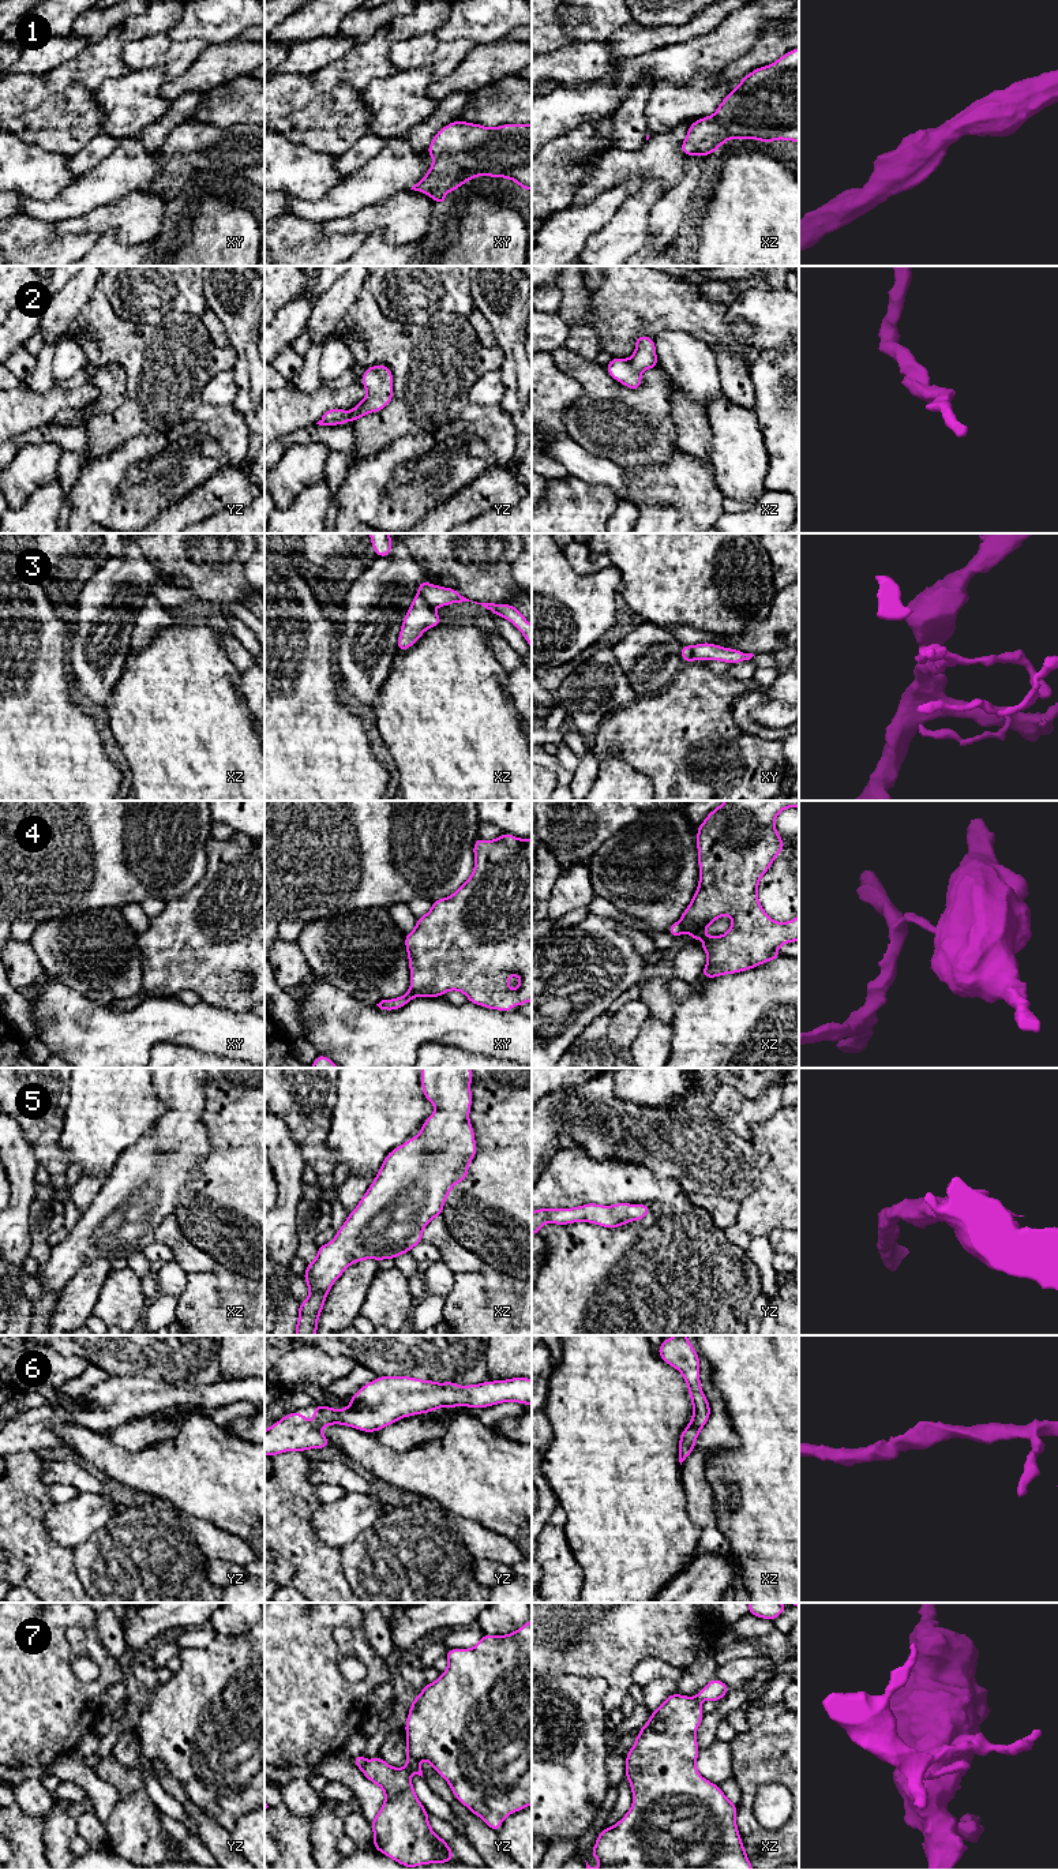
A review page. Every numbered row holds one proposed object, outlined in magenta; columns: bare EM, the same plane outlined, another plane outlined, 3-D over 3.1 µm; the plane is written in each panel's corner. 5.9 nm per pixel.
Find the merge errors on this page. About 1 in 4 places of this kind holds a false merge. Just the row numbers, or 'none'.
3, 4, 7

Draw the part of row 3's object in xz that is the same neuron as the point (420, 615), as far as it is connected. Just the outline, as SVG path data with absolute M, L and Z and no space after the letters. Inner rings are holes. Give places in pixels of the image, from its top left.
M416 595L401 625L397 641L398 651L406 651L414 645L427 629L438 626L443 621L421 595Z

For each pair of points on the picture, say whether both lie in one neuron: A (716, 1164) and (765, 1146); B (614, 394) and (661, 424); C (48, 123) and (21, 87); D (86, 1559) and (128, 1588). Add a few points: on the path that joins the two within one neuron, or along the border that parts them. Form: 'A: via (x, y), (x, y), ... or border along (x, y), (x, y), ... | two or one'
A: border along (749, 1140), (754, 1155) | two
B: via (626, 407), (644, 424), (649, 424) | one
C: via (40, 115), (21, 96) | one
D: via (97, 1561), (104, 1563), (117, 1577) | one

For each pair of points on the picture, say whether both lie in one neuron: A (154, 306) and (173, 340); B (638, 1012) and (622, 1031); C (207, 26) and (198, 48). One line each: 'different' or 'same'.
A: different
B: same
C: different

